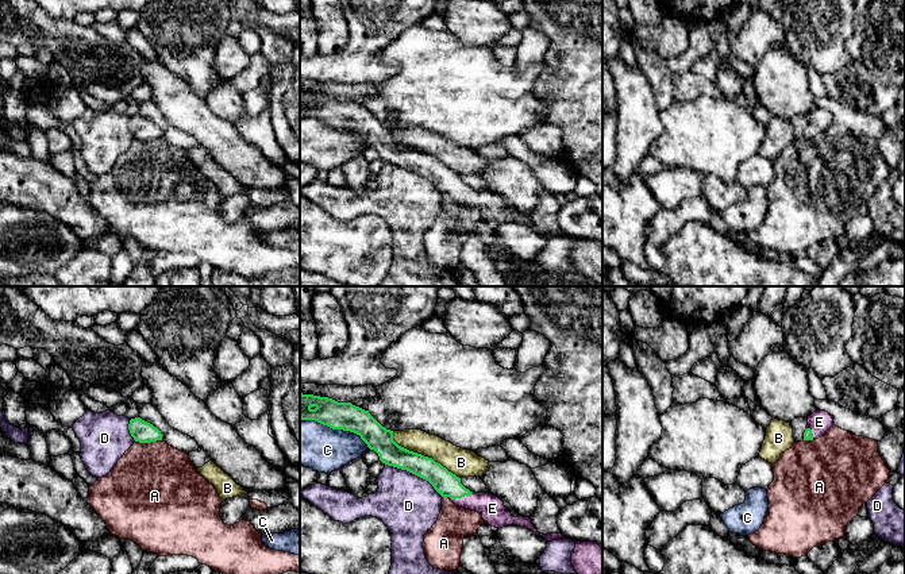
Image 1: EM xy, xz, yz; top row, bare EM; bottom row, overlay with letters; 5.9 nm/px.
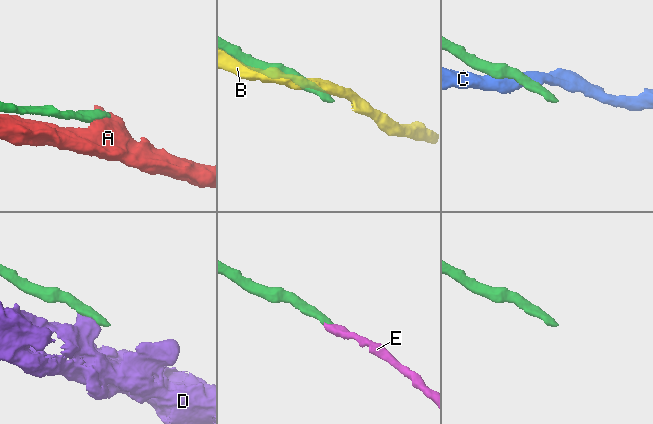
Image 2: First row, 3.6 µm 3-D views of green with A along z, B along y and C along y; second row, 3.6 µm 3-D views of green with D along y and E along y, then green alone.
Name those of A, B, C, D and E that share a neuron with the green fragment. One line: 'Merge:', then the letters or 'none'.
Merge: E

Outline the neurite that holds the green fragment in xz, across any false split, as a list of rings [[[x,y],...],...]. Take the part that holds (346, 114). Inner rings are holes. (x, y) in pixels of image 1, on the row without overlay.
[[[300,90],[300,118],[315,118],[323,123],[332,127],[350,128],[361,134],[361,136],[367,142],[370,147],[374,147],[380,158],[388,163],[393,163],[401,167],[407,167],[425,178],[428,178],[434,186],[442,193],[448,194],[457,204],[469,208],[475,208],[482,212],[486,221],[502,226],[507,223],[520,223],[538,230],[529,215],[517,213],[513,215],[504,204],[504,199],[489,190],[475,190],[470,189],[461,181],[461,176],[448,169],[440,161],[435,159],[432,155],[424,154],[421,151],[409,149],[398,143],[393,138],[393,128],[382,124],[370,111],[351,100],[338,100],[328,95],[320,95],[313,92]]]

